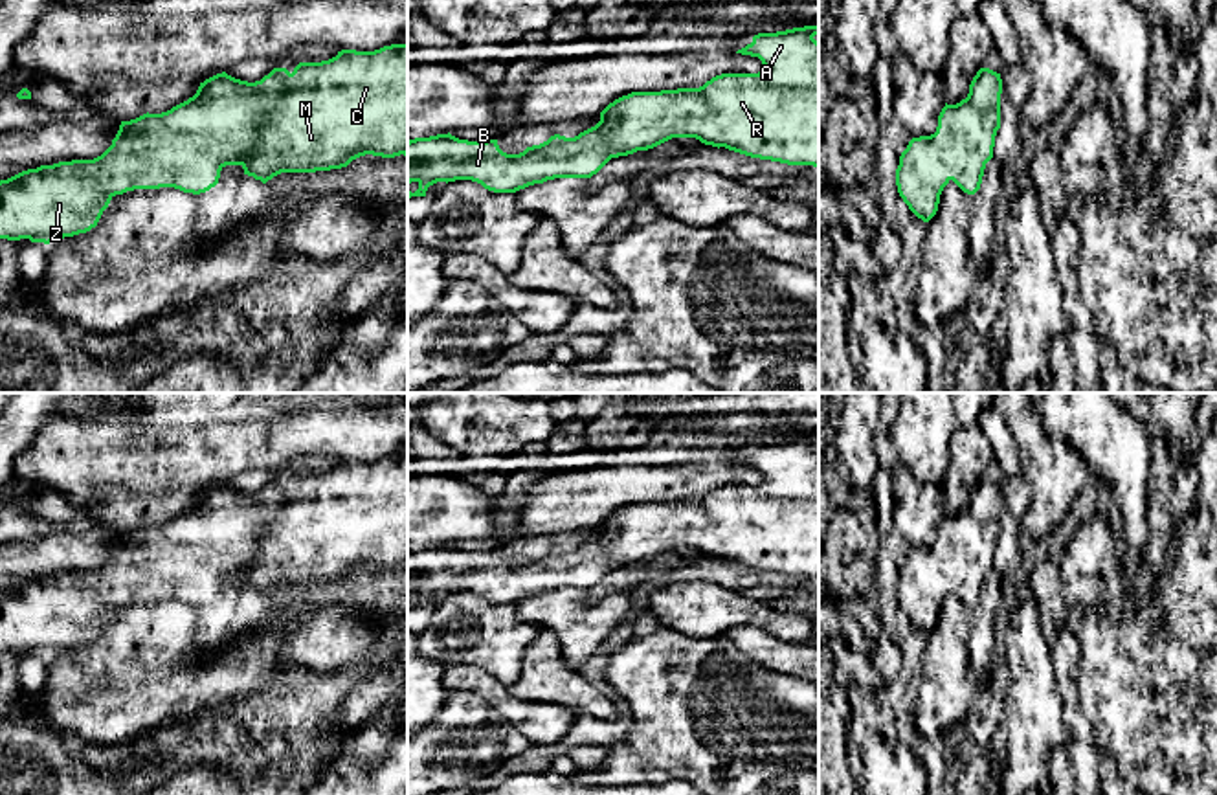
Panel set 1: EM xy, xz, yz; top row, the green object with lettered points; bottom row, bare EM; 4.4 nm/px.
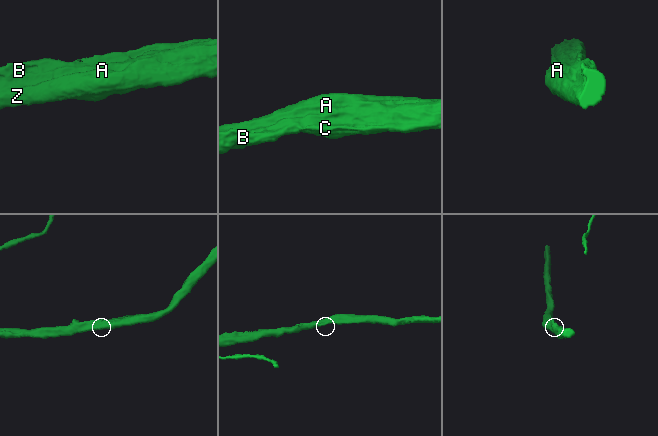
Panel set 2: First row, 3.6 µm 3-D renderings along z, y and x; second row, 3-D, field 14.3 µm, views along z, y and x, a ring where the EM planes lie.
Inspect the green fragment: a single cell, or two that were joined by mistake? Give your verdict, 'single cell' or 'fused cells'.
single cell

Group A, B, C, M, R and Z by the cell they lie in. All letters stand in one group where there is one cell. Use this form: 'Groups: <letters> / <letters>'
Groups: A B C M R Z

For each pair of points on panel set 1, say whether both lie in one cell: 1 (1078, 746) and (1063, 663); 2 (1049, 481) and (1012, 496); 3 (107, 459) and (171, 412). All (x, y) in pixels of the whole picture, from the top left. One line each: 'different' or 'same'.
1: same
2: different
3: different

